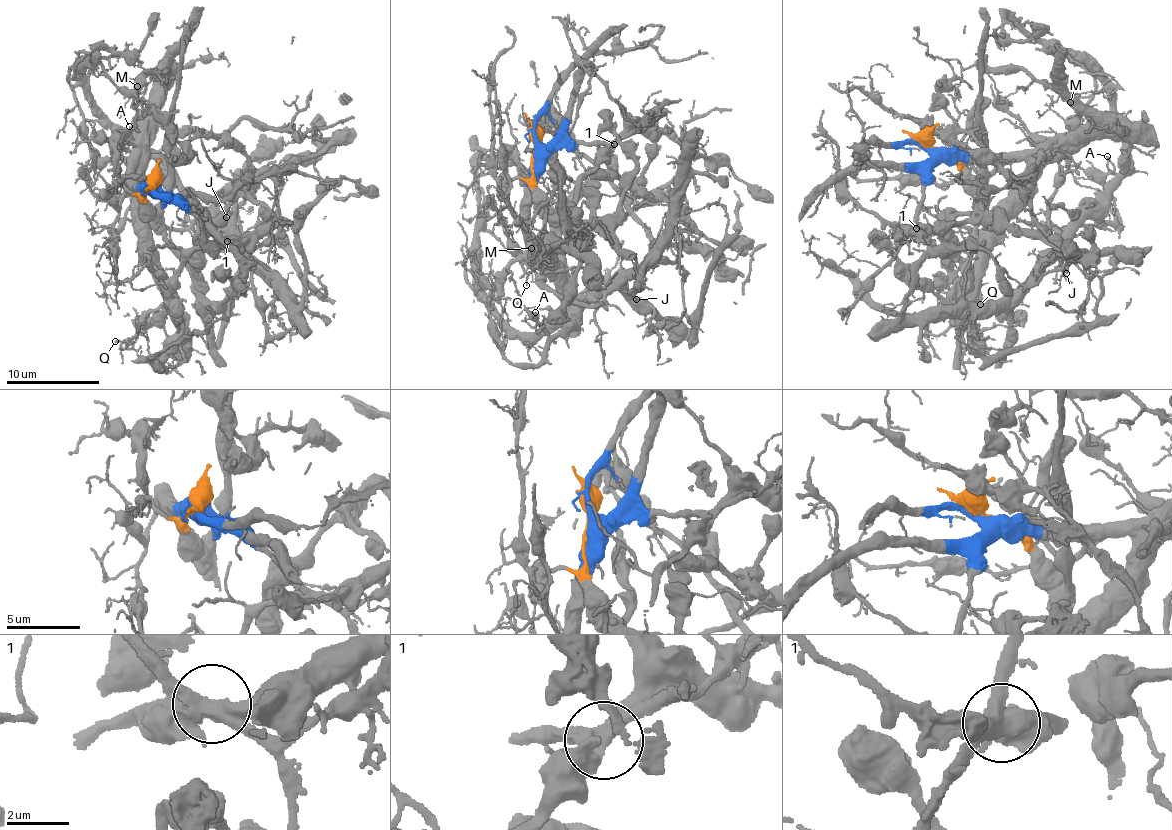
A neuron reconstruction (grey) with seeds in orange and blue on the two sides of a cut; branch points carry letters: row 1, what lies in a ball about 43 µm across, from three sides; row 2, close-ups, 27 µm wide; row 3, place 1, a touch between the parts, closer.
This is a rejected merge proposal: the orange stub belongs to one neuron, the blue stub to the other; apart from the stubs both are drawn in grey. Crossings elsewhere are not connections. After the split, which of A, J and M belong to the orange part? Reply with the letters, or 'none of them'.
A, J

